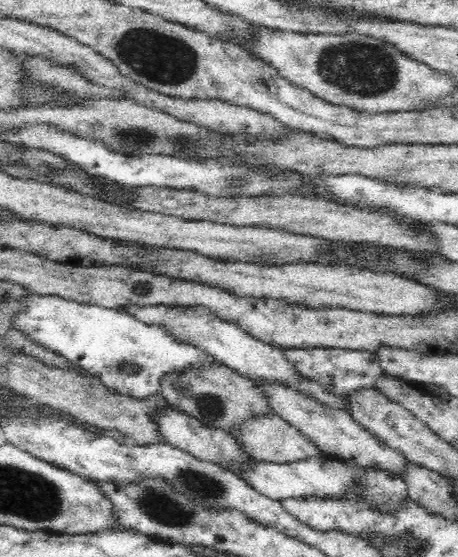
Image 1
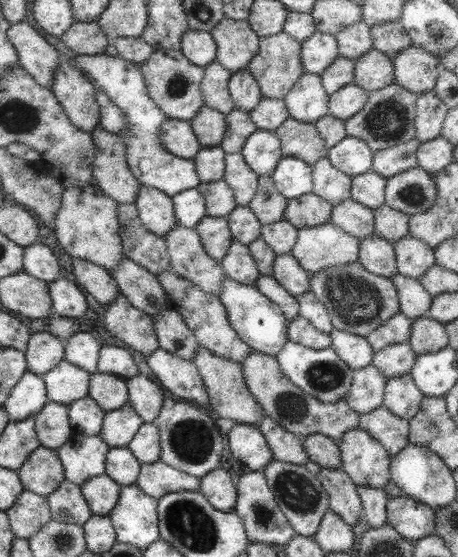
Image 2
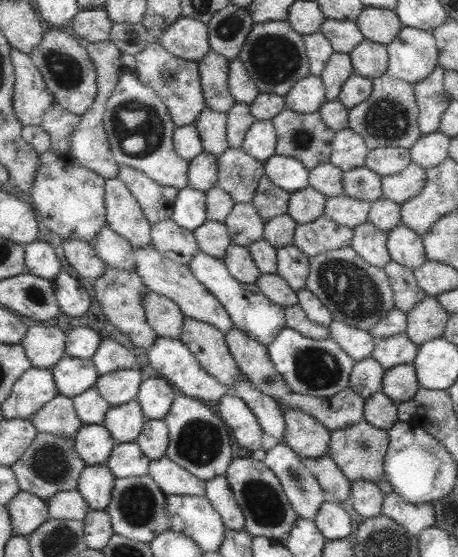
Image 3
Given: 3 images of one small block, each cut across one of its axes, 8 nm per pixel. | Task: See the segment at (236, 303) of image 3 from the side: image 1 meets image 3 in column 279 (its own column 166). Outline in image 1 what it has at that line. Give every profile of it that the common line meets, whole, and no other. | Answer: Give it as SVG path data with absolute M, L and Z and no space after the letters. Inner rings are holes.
M125 303L117 310L128 313L137 321L164 329L164 332L168 333L168 336L174 337L176 341L182 341L182 343L188 343L200 349L202 354L212 358L214 362L225 365L244 377L288 383L288 385L296 387L296 390L304 391L306 395L310 395L328 407L345 409L346 398L325 393L322 386L313 385L312 382L306 382L304 378L297 377L293 367L286 362L280 349L273 344L254 338L242 326L228 322L227 319L219 318L219 315L214 314L207 306L200 306L199 304L198 306L168 306L160 303L146 304L146 306L128 306Z

